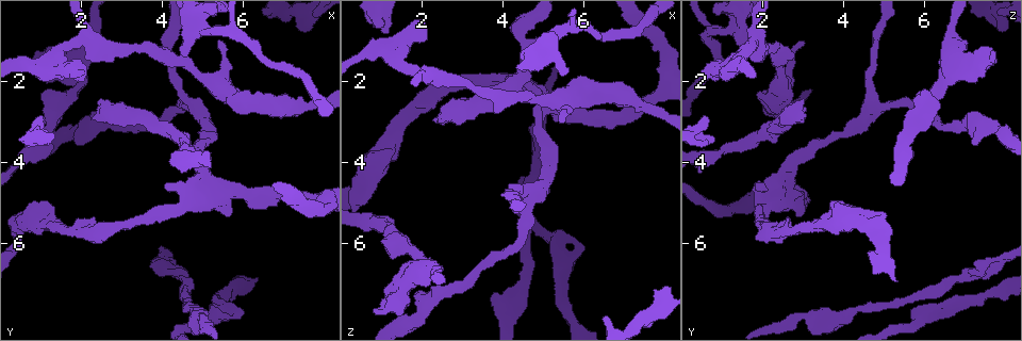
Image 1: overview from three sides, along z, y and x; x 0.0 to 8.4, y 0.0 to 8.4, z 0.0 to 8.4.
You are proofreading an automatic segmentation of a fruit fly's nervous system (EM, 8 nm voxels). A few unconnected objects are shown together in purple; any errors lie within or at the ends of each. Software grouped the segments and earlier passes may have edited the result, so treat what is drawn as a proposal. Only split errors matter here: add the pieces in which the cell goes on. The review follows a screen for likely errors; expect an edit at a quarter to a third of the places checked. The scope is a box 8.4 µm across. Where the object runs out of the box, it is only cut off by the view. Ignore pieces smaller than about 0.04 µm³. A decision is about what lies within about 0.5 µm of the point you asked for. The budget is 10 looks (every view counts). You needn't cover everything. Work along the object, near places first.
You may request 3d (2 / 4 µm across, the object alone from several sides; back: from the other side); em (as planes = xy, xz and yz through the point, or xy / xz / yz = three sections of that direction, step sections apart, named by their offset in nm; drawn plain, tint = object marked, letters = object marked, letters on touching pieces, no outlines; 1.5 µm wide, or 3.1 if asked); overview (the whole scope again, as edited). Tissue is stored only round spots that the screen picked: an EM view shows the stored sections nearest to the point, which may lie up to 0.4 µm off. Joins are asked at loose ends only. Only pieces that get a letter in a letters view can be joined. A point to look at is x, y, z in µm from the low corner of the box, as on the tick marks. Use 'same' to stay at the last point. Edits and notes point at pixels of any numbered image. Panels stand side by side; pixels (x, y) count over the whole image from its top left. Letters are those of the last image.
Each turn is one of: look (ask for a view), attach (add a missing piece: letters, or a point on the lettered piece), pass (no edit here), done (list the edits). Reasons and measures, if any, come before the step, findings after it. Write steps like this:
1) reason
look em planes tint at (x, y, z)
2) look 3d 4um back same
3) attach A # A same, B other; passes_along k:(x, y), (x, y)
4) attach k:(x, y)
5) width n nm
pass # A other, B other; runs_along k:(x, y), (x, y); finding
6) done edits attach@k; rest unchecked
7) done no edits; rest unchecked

branch stops here
look em planes letters at (2.05, 1.75, 0.50)

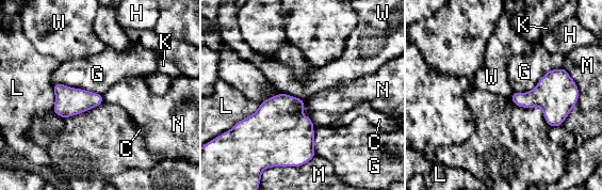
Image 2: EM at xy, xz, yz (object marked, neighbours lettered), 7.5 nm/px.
pass # C other, G other, H other, K other, L other, M other, N other, W other; none of them fits

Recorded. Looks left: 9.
free end
look em xy step 8 letters at (5.40, 1.05, 3.00)

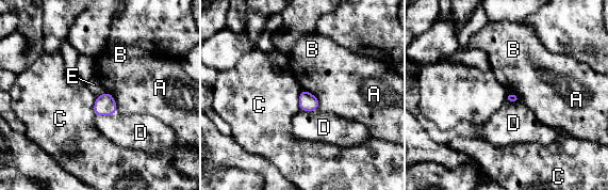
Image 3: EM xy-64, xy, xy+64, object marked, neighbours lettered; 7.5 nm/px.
pass # A other, B other, C other, D other, E other; border 3:(301, 90), (298, 96), (298, 109); none of them fits

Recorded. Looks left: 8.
stops while still wide
look em planes plain at (0.95, 1.25, 7.70)

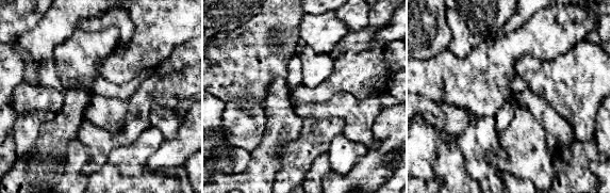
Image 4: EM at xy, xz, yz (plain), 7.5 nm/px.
see the neighbours
look em planes letters same

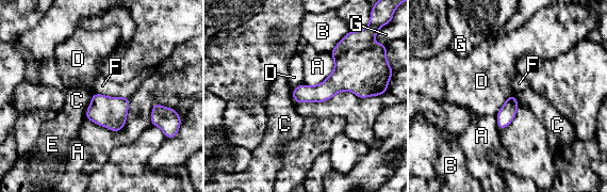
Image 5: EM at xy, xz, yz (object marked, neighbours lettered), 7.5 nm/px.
longest_contact A 320 nm
pass # A other, B other, C other, D other, E other, F other, G other; none of them fits

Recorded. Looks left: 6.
stops while still wide
look em planes tint at (0.55, 5.30, 5.00)

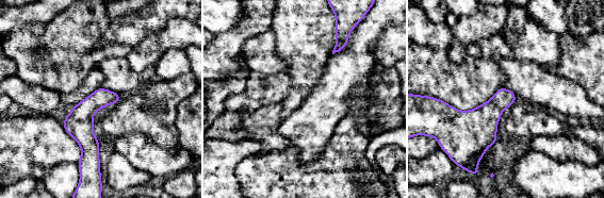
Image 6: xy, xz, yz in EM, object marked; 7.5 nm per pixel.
see the neighbours
look em planes letters same

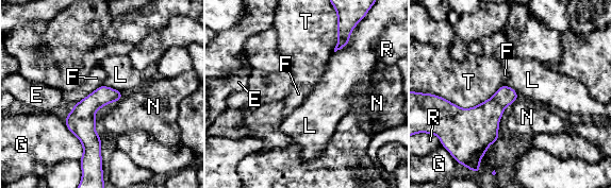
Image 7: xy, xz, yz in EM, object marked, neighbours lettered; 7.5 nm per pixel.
pass # E other, F other, G other, L other, N other, R other, T other; none of them fits

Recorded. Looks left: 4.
done no edits; rest unchecked

